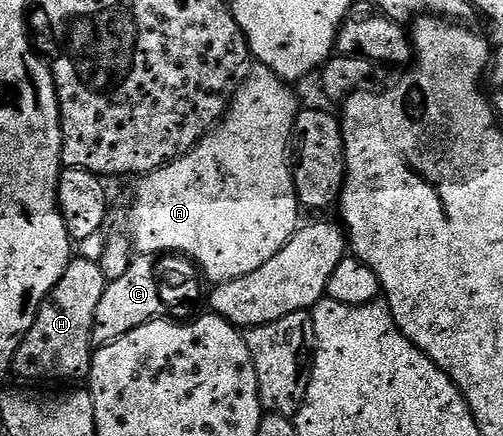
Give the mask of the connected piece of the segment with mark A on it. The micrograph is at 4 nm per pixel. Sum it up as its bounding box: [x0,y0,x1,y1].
[129,63,301,285]

